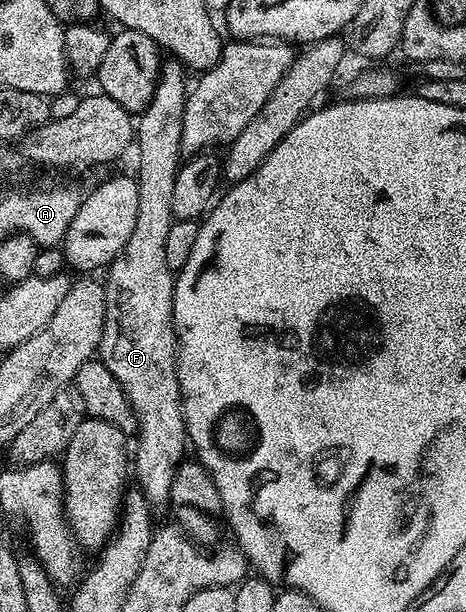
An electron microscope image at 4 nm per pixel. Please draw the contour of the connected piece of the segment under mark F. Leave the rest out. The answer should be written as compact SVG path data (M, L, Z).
M171 62L161 66L154 97L134 127L138 147L140 143L138 221L130 241L106 268L106 317L98 348L99 358L114 373L118 385L122 385L136 414L140 440L134 443L134 477L140 481L139 490L156 509L168 503L174 473L185 462L184 447L186 451L189 442L176 372L178 348L176 330L172 327L174 272L166 265L166 237L170 237L174 222L174 181L182 162L182 119L190 83L184 80L184 64Z

